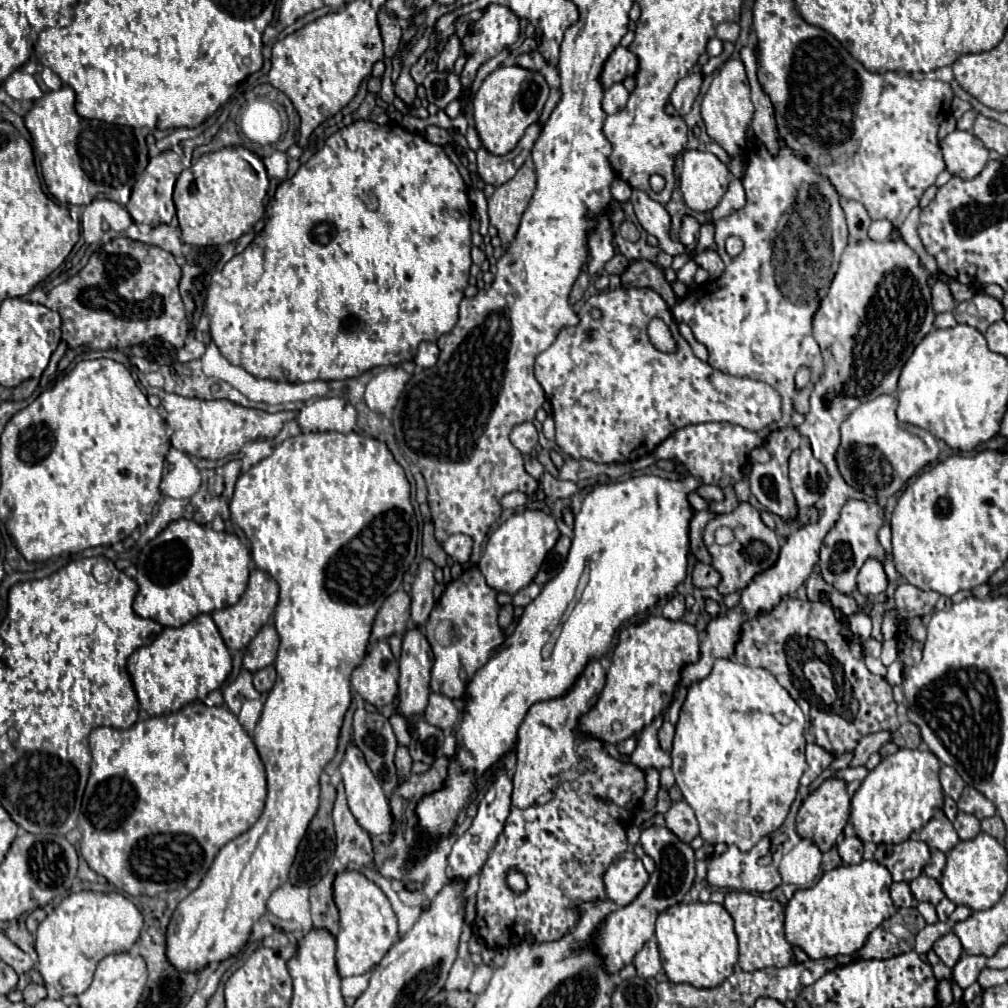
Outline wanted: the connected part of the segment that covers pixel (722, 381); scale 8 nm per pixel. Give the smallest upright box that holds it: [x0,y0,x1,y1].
[536,288,780,464]

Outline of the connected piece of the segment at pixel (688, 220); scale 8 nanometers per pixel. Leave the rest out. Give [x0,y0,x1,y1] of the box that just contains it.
[680,216,700,252]

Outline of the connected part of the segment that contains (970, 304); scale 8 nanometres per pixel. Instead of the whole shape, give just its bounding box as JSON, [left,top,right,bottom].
[954,294,1004,334]

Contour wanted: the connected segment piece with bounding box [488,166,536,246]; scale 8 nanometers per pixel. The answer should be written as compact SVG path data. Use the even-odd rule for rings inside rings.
M522 166L512 180L498 186L496 192L488 198L490 224L498 230L498 236L504 246L508 246L520 226L520 218L534 194L536 174L528 166Z

